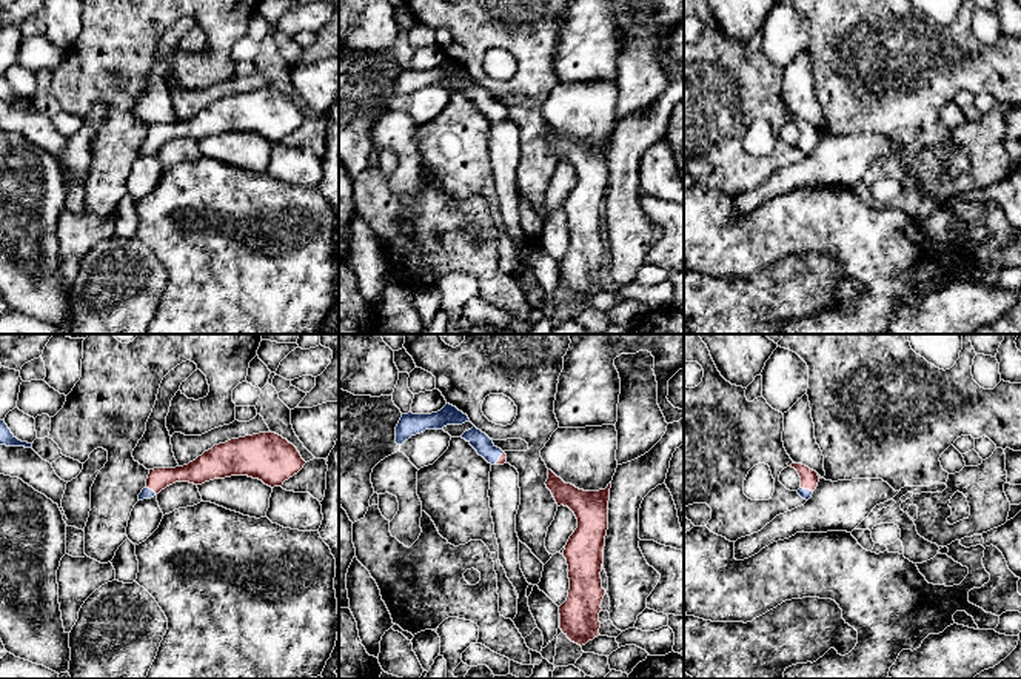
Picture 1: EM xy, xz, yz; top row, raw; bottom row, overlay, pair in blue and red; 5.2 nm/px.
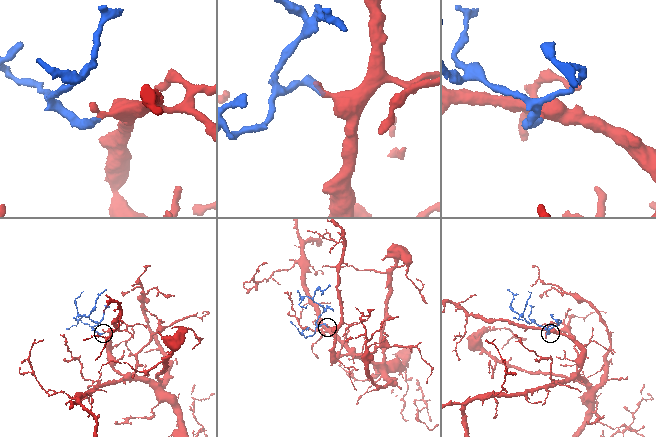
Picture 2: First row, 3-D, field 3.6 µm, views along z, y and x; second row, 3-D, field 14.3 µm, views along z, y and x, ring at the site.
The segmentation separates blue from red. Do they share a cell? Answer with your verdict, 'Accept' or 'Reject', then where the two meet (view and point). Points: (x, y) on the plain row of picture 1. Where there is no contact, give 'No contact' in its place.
Accept. Touches blue at xy (151, 145)

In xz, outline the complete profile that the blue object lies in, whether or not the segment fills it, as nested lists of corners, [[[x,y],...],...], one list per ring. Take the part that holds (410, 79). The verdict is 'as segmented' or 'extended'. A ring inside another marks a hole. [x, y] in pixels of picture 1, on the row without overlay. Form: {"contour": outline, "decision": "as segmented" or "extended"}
{"contour": [[[450,59],[431,69],[402,69],[396,82],[396,99],[402,100],[411,91],[420,89],[425,85],[442,85],[447,80],[462,80],[468,75],[467,69]]], "decision": "as segmented"}

